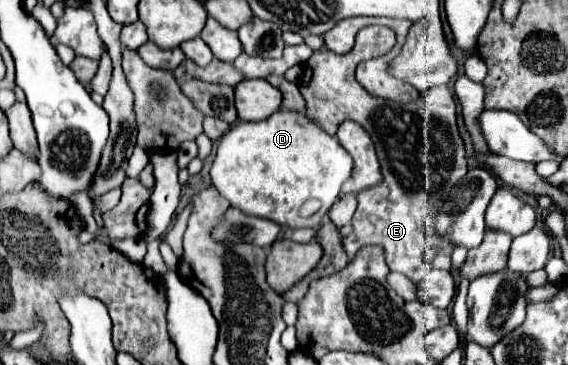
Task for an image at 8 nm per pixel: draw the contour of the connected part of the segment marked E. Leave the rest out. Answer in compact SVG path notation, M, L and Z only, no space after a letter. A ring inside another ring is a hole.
M368 25L356 35L356 45L346 55L336 55L328 49L316 51L304 65L298 81L308 109L306 115L316 121L328 135L337 132L344 119L360 123L376 145L380 159L382 181L372 189L358 193L358 209L352 217L352 233L342 237L342 247L352 259L366 245L384 249L386 265L410 277L416 285L432 269L428 259L438 253L452 253L452 243L432 233L426 217L434 213L448 197L454 183L466 175L464 143L456 127L456 101L446 85L432 87L414 103L394 103L368 95L354 79L354 71L366 55L384 55L386 47L396 43L392 29L382 25ZM424 253L428 259L424 259Z

